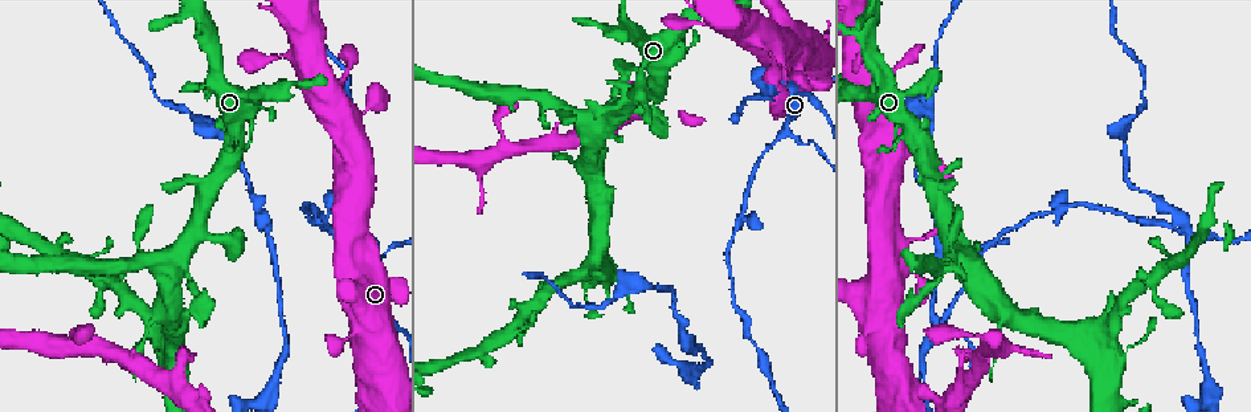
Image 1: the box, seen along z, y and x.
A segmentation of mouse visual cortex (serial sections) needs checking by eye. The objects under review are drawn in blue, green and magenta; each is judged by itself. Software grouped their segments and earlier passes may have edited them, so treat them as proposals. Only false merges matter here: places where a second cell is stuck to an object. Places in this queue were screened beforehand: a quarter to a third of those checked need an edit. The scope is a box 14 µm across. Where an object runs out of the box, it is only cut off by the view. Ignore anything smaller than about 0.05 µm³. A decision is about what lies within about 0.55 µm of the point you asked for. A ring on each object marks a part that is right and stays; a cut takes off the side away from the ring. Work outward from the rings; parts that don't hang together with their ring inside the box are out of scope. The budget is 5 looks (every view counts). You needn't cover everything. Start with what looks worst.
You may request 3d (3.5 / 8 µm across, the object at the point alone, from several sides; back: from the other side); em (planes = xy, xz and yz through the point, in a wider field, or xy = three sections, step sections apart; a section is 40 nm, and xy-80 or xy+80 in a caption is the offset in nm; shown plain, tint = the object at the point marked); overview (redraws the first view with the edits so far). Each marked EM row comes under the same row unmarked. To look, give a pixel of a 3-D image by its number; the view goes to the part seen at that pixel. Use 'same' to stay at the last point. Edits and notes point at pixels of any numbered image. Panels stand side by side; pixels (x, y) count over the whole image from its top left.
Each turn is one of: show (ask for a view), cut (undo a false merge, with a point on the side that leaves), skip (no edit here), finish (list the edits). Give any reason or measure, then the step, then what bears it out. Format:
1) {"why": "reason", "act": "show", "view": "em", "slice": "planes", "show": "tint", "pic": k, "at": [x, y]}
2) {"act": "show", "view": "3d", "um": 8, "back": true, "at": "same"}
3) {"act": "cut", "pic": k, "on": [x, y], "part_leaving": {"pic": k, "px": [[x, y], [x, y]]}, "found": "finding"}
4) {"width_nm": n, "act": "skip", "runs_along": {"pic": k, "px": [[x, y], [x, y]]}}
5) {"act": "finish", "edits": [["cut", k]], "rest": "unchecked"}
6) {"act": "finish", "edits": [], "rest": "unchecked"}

{"why": "four arms meet", "act": "show", "view": "3d", "um": 8, "pic": 1, "at": [787, 132]}

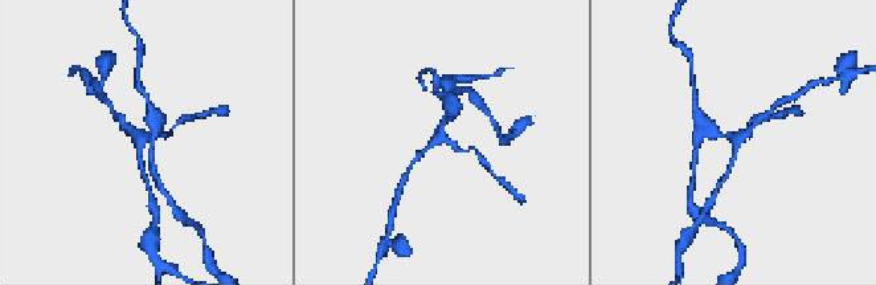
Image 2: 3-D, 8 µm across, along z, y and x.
{"arms": 4, "arm_widths_nm": [150, 150, 200, 300], "act": "show", "view": "em", "slice": "planes", "show": "tint", "pic": 2, "at": [143, 136]}

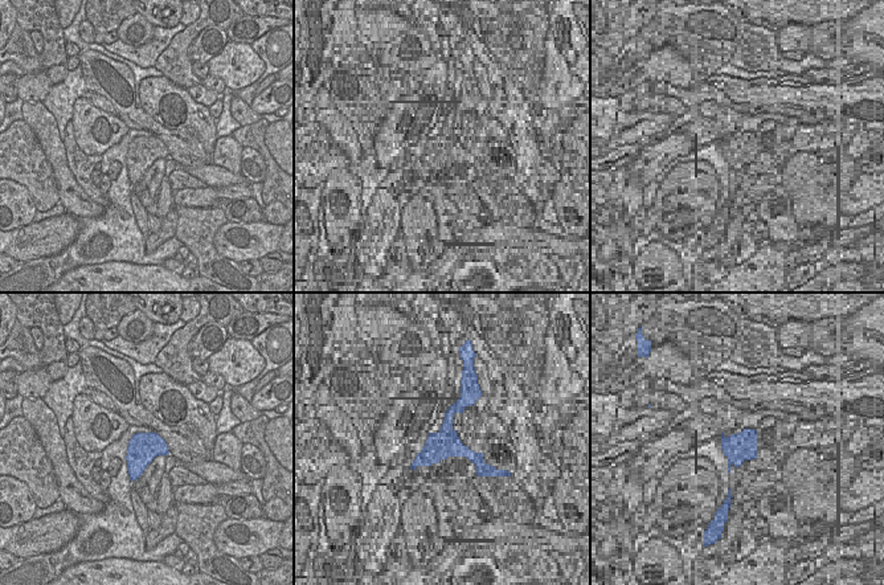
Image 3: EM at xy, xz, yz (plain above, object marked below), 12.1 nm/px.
{"width_nm": 380, "act": "cut", "pic": 2, "on": [130, 129], "part_leaving": {"pic": 2, "px": [[442, 127], [442, 137], [412, 167]]}, "found": "a second cell is stuck on"}

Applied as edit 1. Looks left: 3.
{"why": "branch point", "act": "show", "view": "3d", "um": 8, "back": true, "pic": 1, "at": [623, 23]}

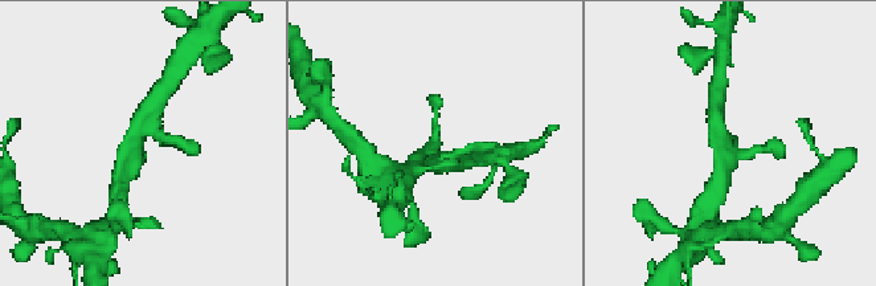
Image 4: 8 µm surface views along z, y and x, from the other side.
{"why": "closer look", "act": "show", "view": "3d", "um": 3.5, "back": true, "pic": 4, "at": [731, 155]}

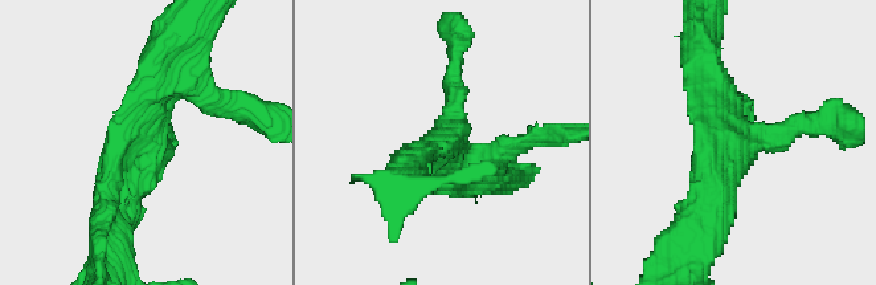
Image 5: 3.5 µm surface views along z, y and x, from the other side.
{"act": "skip", "runs_along": {"pic": 5, "px": [[109, 211], [154, 93], [187, 85]]}, "found": "continuous, no second cell"}

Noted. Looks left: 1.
{"act": "finish", "edits": [["cut", 2]], "rest": "unchecked"}

